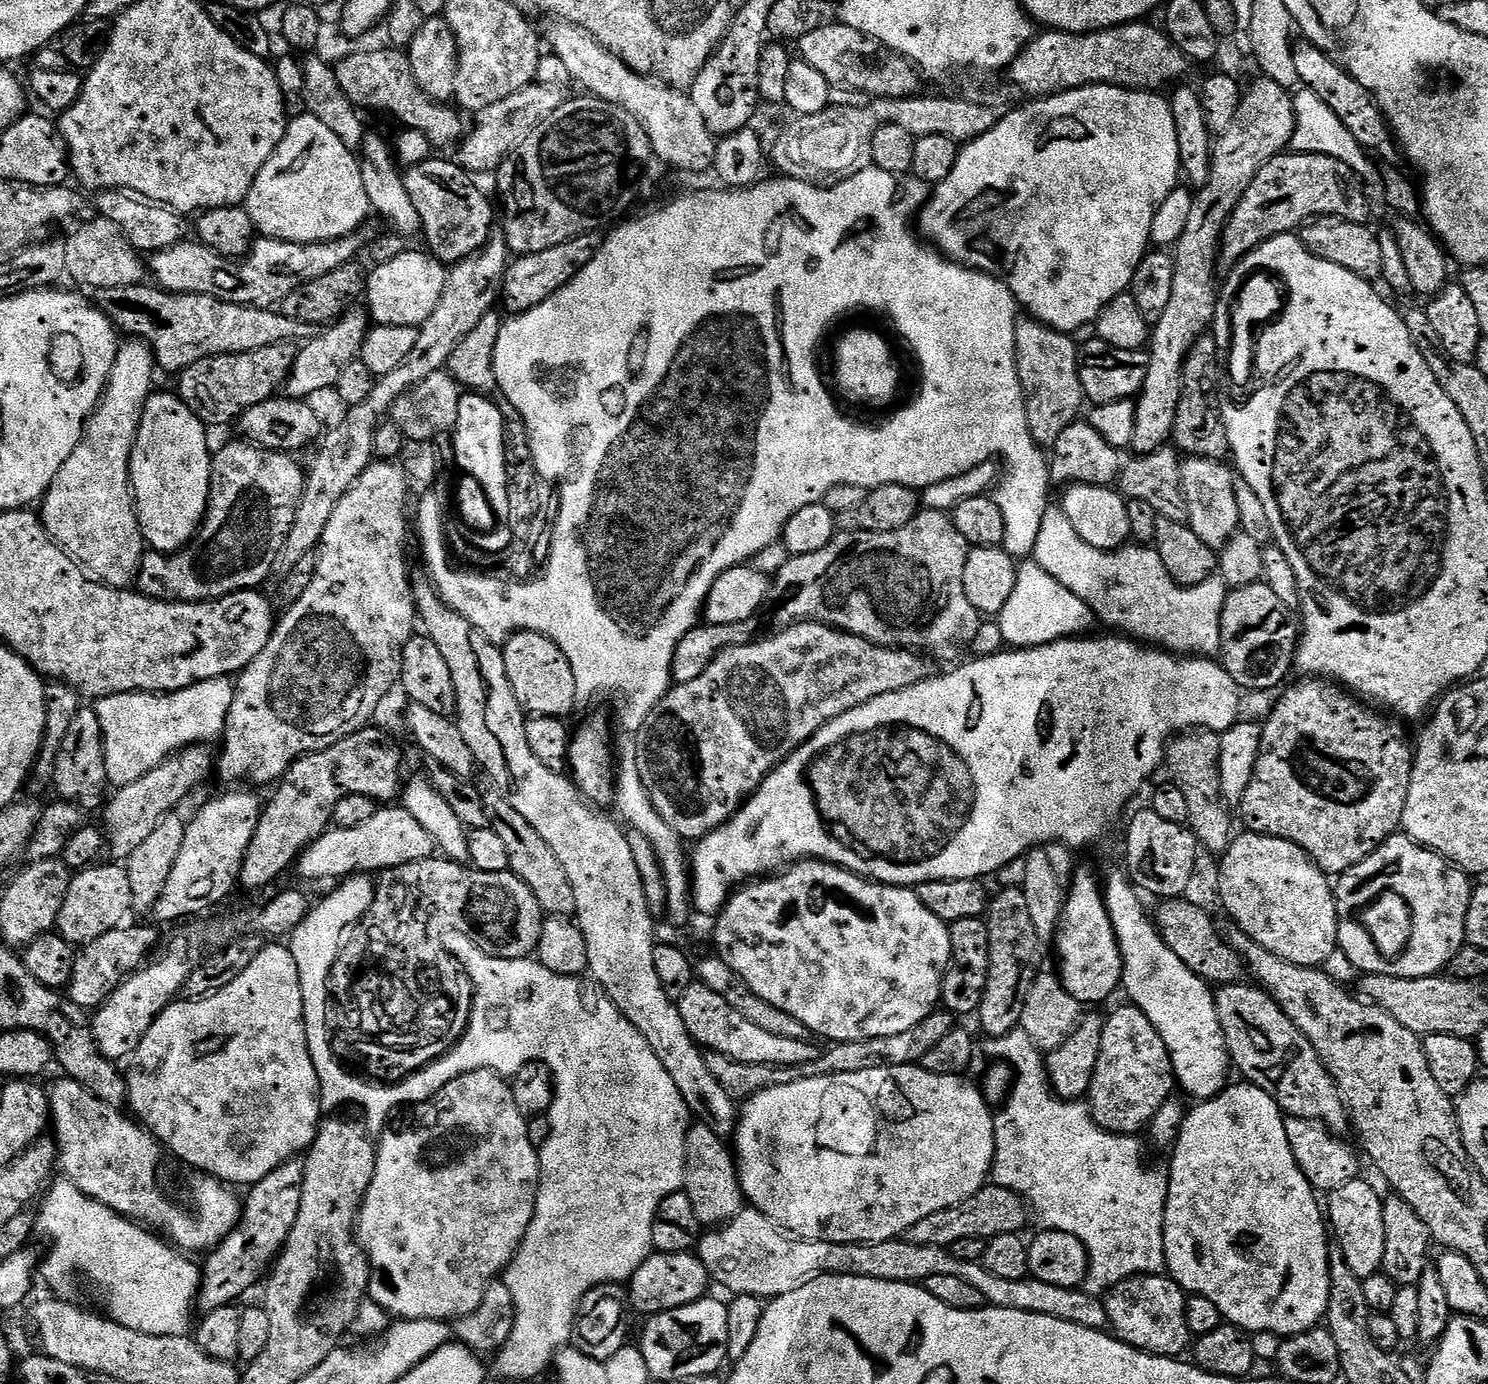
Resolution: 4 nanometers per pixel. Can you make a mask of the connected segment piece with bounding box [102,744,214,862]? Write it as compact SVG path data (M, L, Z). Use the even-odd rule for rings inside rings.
M193 744L182 752L176 752L163 760L154 770L142 774L138 782L130 782L126 786L116 788L114 795L107 801L103 809L104 839L107 851L112 852L111 859L116 862L127 861L128 857L138 850L138 845L154 831L154 826L162 822L170 813L177 811L180 803L214 772L214 752L211 747ZM116 794L116 797L114 797ZM113 799L113 800L112 800Z

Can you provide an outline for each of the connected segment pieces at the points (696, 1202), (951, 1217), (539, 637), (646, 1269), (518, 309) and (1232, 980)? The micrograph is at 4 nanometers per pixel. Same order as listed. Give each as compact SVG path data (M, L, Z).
M703 1122L693 1123L686 1134L686 1174L682 1190L690 1198L702 1226L728 1224L746 1206L733 1149L724 1144L727 1144L725 1137L714 1134L712 1127Z
M994 1182L980 1188L966 1202L958 1202L954 1206L946 1206L946 1210L938 1210L938 1214L929 1214L922 1222L914 1222L906 1233L906 1238L914 1242L914 1246L938 1246L952 1249L956 1242L964 1238L976 1238L989 1241L998 1234L1020 1234L1025 1230L1030 1212L1026 1201L1017 1192L1006 1190Z
M513 632L505 639L502 651L506 662L506 678L510 678L514 698L518 698L525 713L568 718L578 707L574 670L570 670L566 654L562 654L562 650L550 638L537 632Z
M653 1251L651 1256L638 1266L638 1270L627 1281L628 1302L633 1313L641 1312L644 1318L651 1318L662 1314L666 1310L678 1310L678 1306L690 1306L694 1302L705 1299L709 1295L708 1284L710 1277L706 1266L699 1258L699 1255L692 1252L657 1252Z
M596 234L587 236L575 236L572 240L558 242L558 246L550 246L550 250L538 250L525 256L517 255L509 263L504 275L504 286L502 289L502 308L508 314L519 314L534 310L550 294L562 290L566 282L570 282L580 273L594 258L594 254L600 248L601 237Z
M1168 898L1157 912L1154 912L1154 923L1160 930L1160 936L1194 970L1196 976L1207 980L1209 985L1223 986L1239 984L1245 979L1246 965L1240 955L1229 946L1227 939L1216 929L1212 916L1204 908L1191 904L1188 898Z

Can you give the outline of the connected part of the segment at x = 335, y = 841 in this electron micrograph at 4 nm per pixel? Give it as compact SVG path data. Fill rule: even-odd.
M380 806L374 818L362 822L362 826L329 827L300 853L298 869L304 880L339 882L349 876L379 874L394 866L406 866L406 862L426 860L436 851L436 843L414 819L414 814L410 814L403 806Z

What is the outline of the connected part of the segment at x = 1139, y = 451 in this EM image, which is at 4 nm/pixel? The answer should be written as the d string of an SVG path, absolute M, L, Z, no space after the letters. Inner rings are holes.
M1257 78L1252 85L1247 85L1246 91L1241 95L1240 105L1234 117L1234 123L1228 129L1226 134L1215 137L1212 145L1212 165L1210 166L1210 174L1206 183L1193 195L1193 205L1190 211L1190 218L1187 219L1186 226L1183 227L1182 236L1178 238L1172 252L1172 261L1174 262L1174 286L1170 286L1170 303L1166 306L1166 310L1162 310L1162 314L1155 317L1154 323L1150 328L1150 347L1147 349L1148 354L1148 369L1146 370L1146 382L1142 382L1142 390L1140 395L1135 397L1136 413L1134 414L1134 436L1132 438L1131 451L1136 456L1149 456L1151 452L1156 452L1160 448L1165 447L1172 440L1172 427L1174 426L1174 418L1178 410L1178 402L1182 394L1182 370L1184 363L1188 357L1188 351L1194 346L1194 342L1198 342L1198 338L1205 335L1213 327L1216 319L1216 305L1218 303L1218 280L1216 284L1216 276L1218 277L1218 261L1220 259L1220 239L1224 233L1226 222L1230 218L1230 214L1234 214L1234 206L1238 206L1238 202L1242 202L1242 194L1246 194L1246 186L1250 186L1250 182L1254 182L1254 174L1258 174L1258 170L1262 170L1262 166L1266 166L1266 162L1270 162L1270 158L1281 155L1291 145L1292 135L1294 134L1294 126L1296 125L1296 115L1294 114L1294 96L1289 89L1278 86L1277 82L1267 80L1265 78Z

